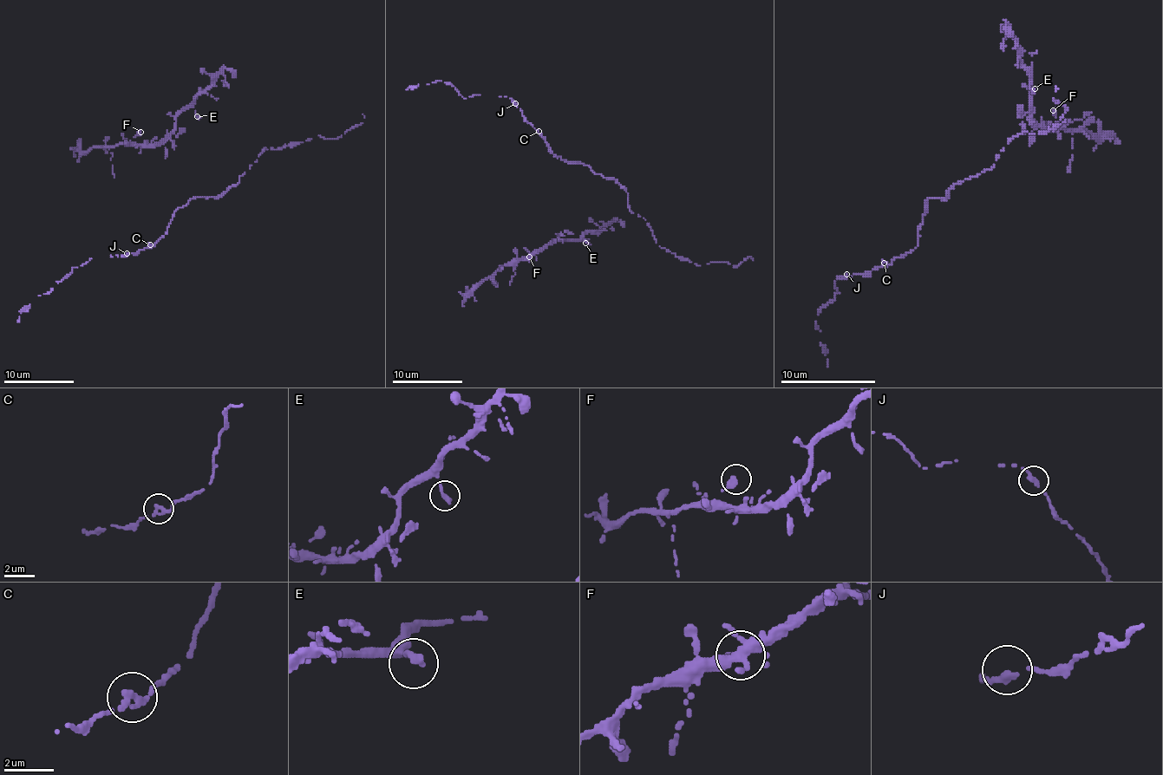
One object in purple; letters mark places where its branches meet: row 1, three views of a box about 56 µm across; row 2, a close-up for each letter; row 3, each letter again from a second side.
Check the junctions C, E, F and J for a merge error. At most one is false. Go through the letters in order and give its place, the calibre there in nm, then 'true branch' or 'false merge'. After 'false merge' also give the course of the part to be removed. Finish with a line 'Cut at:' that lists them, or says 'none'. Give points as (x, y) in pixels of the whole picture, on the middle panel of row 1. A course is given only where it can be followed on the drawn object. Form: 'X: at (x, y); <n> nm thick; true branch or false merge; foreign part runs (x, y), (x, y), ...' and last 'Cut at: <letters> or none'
C: at (539, 131); 280 nm thick; true branch
E: at (585, 243); 360 nm thick; true branch
F: at (529, 257); 360 nm thick; true branch
J: at (515, 103); 280 nm thick; true branch
Cut at: none

